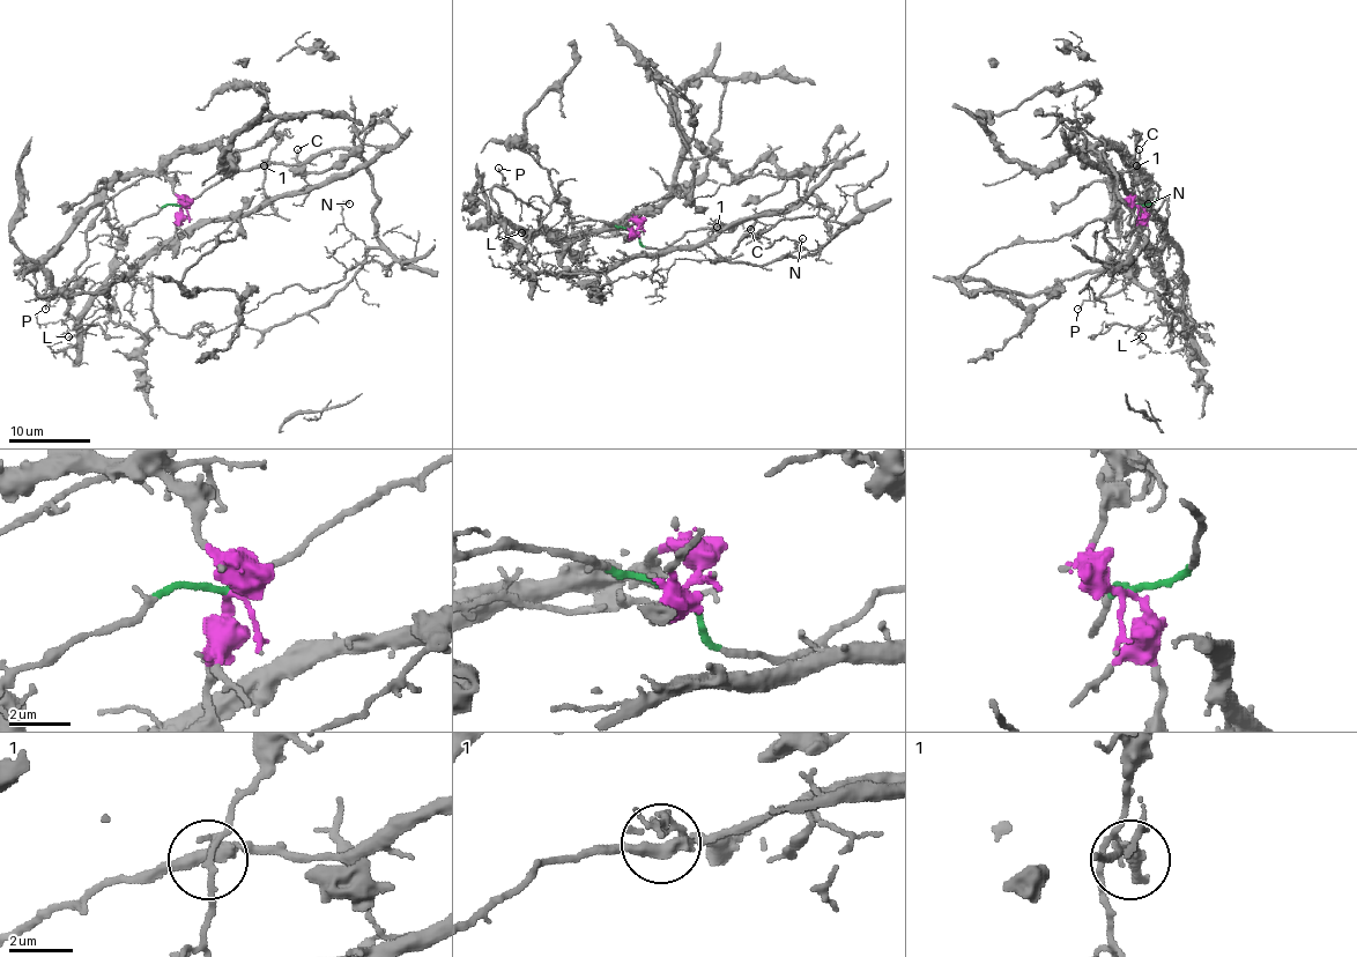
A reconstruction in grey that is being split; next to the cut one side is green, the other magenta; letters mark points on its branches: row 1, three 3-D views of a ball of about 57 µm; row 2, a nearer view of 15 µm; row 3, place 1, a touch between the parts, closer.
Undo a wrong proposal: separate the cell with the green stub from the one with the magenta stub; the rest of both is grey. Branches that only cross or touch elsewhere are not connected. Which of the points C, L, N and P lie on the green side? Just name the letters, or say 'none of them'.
C, N

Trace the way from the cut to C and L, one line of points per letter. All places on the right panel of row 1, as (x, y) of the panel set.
C: (1141, 206), (1155, 200), (1158, 187), (1134, 163), (1128, 165), (1131, 170), (1141, 153), (1139, 149)
L: (1141, 206), (1131, 194), (1142, 173), (1139, 243), (1126, 265), (1171, 318), (1139, 331), (1136, 334), (1142, 336)

